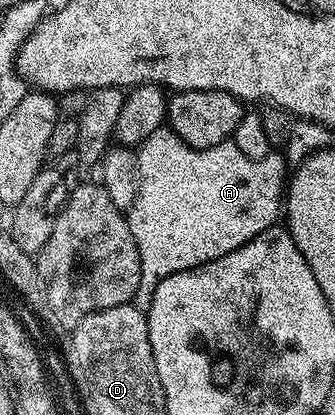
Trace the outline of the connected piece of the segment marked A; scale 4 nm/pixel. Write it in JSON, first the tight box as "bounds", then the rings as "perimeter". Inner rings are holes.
{"bounds":[127,130,287,313],"perimeter":[[[170,130],[151,134],[151,138],[147,138],[139,145],[136,153],[139,162],[139,194],[135,194],[135,202],[127,210],[127,219],[131,226],[131,234],[139,246],[139,254],[141,255],[141,277],[139,278],[139,290],[135,297],[135,303],[140,312],[148,313],[151,298],[155,294],[155,286],[159,286],[159,282],[163,278],[167,278],[171,274],[179,274],[183,270],[198,268],[215,258],[223,258],[223,254],[231,254],[235,250],[239,250],[239,246],[251,242],[251,238],[255,238],[255,234],[272,228],[278,223],[277,212],[279,216],[283,208],[283,180],[281,184],[281,175],[284,174],[285,170],[287,172],[287,163],[284,155],[281,154],[271,154],[262,160],[252,160],[247,158],[247,154],[243,154],[243,150],[239,150],[239,146],[235,146],[231,142],[211,146],[209,149],[195,149],[191,145],[185,144],[176,133]]]}

